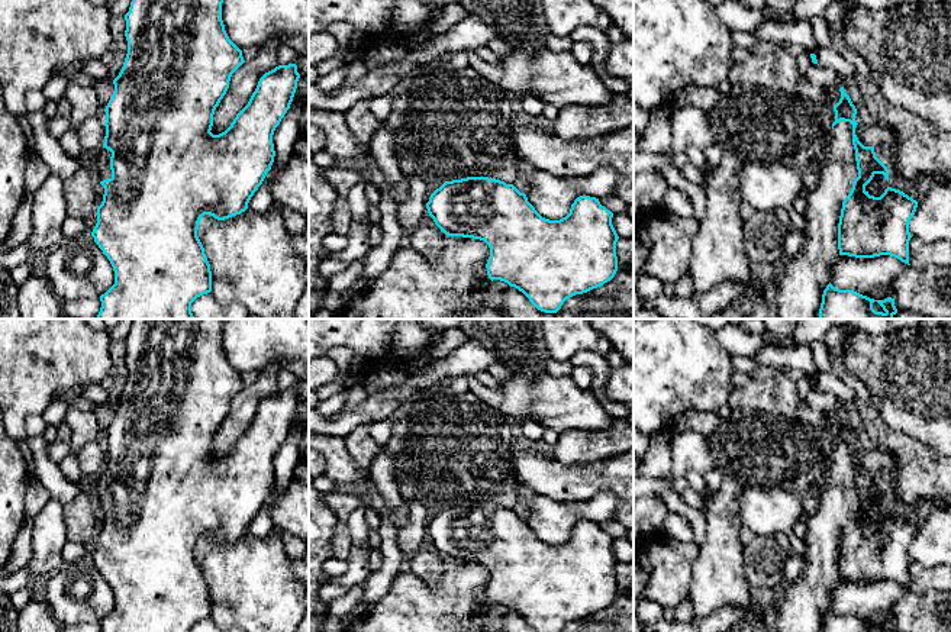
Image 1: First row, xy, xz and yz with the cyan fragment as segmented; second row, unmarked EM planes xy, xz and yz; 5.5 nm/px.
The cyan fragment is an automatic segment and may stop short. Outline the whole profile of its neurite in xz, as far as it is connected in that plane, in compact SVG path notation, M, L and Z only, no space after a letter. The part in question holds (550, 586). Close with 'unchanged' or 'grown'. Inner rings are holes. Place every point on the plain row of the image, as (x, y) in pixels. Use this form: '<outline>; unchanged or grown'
M467 502L445 506L431 519L426 533L445 560L484 565L490 573L489 603L518 613L535 632L561 632L567 623L610 606L618 596L613 538L596 522L580 520L565 542L549 545L513 509Z; unchanged

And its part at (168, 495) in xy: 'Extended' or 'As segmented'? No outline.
Extended

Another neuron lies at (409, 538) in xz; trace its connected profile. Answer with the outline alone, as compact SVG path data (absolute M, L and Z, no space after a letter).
M406 499L409 520L397 529L397 546L404 557L416 554L422 542L428 538L425 522L429 506L419 500Z

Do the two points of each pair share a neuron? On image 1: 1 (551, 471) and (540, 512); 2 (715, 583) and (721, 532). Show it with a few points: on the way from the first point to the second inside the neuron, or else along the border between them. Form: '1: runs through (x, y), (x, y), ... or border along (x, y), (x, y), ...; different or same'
1: border along (537, 493), (551, 500), (577, 502); different
2: runs through (719, 570), (721, 545); same

